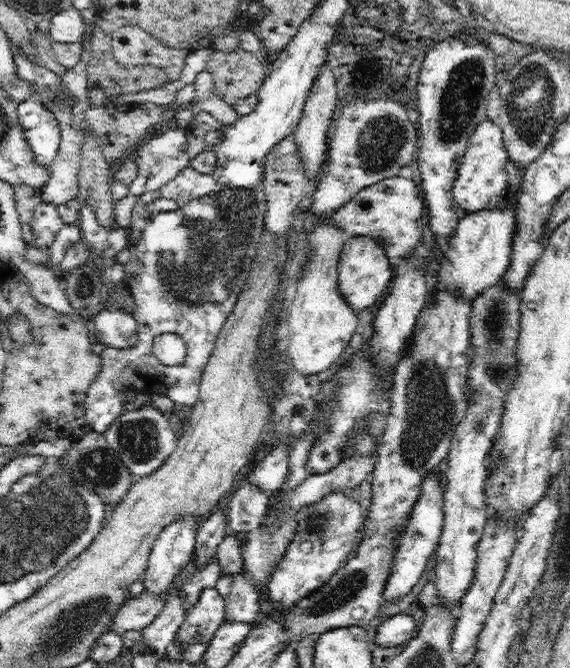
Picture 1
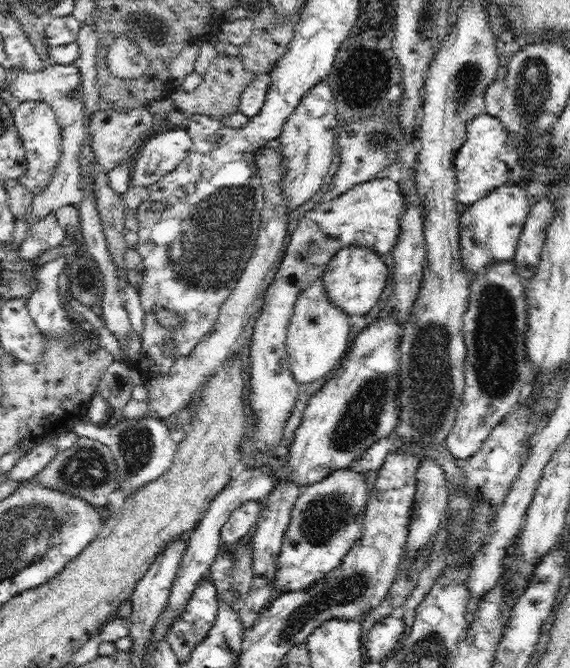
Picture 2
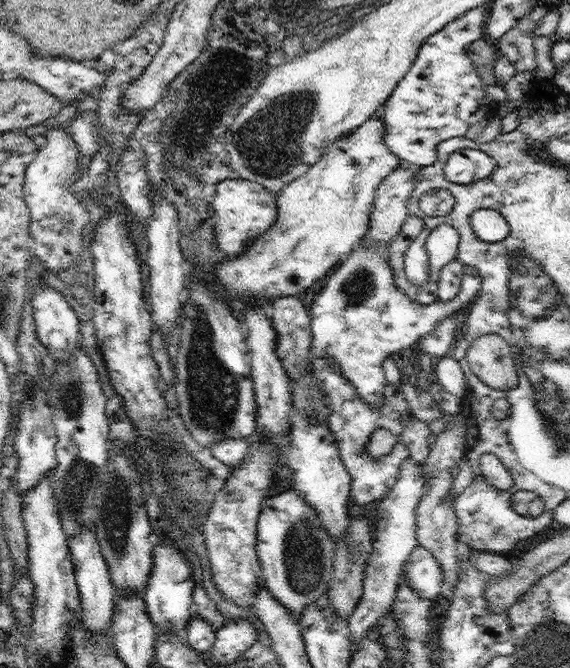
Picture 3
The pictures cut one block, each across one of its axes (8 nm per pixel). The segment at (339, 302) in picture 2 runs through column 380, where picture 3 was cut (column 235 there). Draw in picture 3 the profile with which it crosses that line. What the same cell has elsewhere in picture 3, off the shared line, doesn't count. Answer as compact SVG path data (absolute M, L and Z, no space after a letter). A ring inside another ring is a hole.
M383 109L364 121L356 130L335 140L324 154L304 173L284 185L276 198L277 219L270 230L261 234L242 254L226 259L213 270L215 281L224 286L226 295L247 296L250 302L295 296L308 290L319 278L341 260L342 254L356 251L370 228L370 217L376 191L383 180L399 167L399 158L384 142Z

